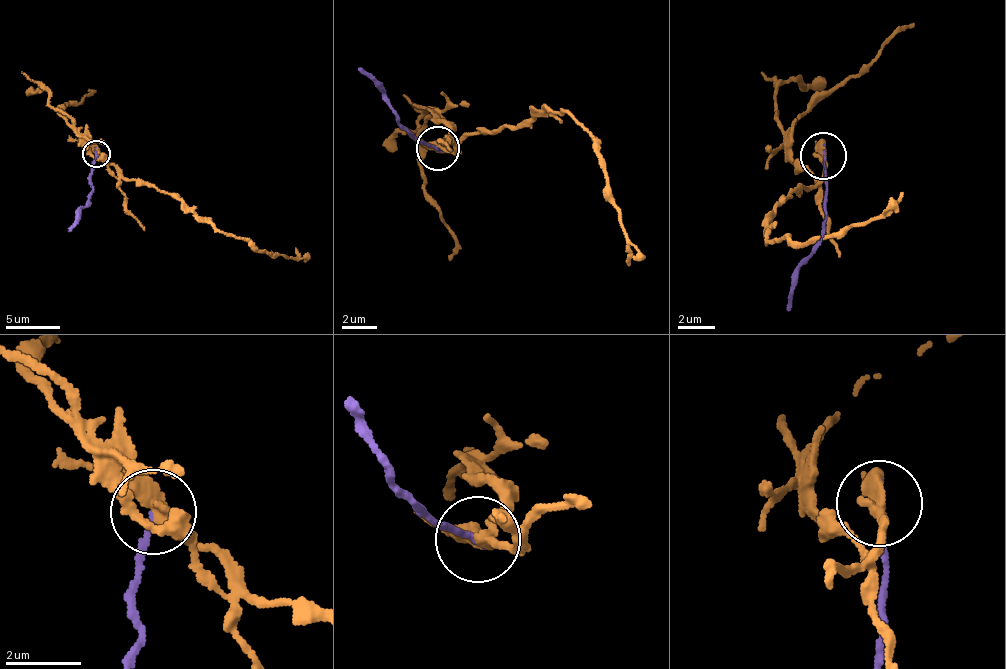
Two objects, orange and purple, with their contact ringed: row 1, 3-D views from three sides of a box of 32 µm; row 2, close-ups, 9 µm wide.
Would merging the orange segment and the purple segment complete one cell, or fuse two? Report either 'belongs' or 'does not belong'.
does not belong

